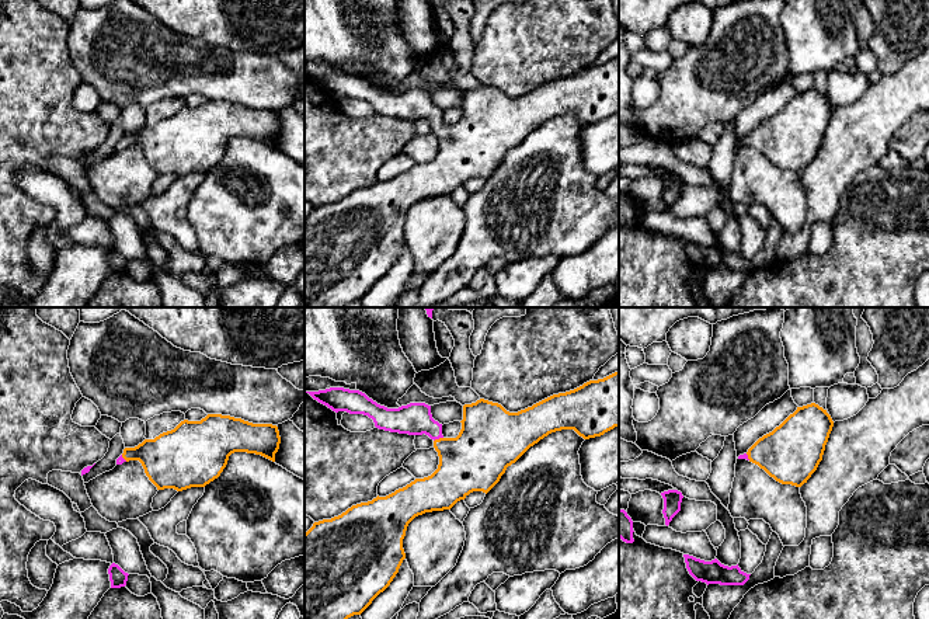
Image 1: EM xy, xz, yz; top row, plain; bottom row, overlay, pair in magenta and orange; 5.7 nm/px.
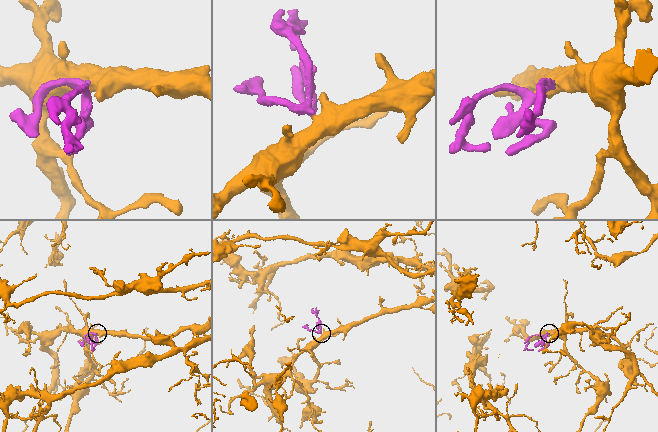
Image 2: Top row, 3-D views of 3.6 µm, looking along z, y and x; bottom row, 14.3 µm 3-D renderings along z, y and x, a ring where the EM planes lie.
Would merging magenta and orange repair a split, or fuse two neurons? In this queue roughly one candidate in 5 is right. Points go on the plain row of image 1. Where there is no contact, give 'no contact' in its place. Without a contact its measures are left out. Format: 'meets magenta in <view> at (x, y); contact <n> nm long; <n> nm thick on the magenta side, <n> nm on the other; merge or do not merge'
meets magenta in xz at (438, 124); contact 60 nm long; 190 nm thick on the magenta side, 360 nm on the other; merge

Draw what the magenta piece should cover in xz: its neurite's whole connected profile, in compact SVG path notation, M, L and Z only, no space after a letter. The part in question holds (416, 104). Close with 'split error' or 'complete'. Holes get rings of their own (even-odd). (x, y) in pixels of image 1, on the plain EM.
M619 56L582 72L553 80L518 98L484 84L463 91L462 115L456 124L442 121L442 109L435 107L431 91L410 88L387 94L359 76L330 73L306 77L333 97L363 100L379 115L428 121L439 142L438 154L428 163L415 164L386 182L352 191L331 205L314 208L305 219L305 307L345 307L361 300L383 278L406 244L403 225L408 209L418 201L450 195L473 177L488 178L530 132L552 118L574 115L584 125L601 122L619 112Z | split error

